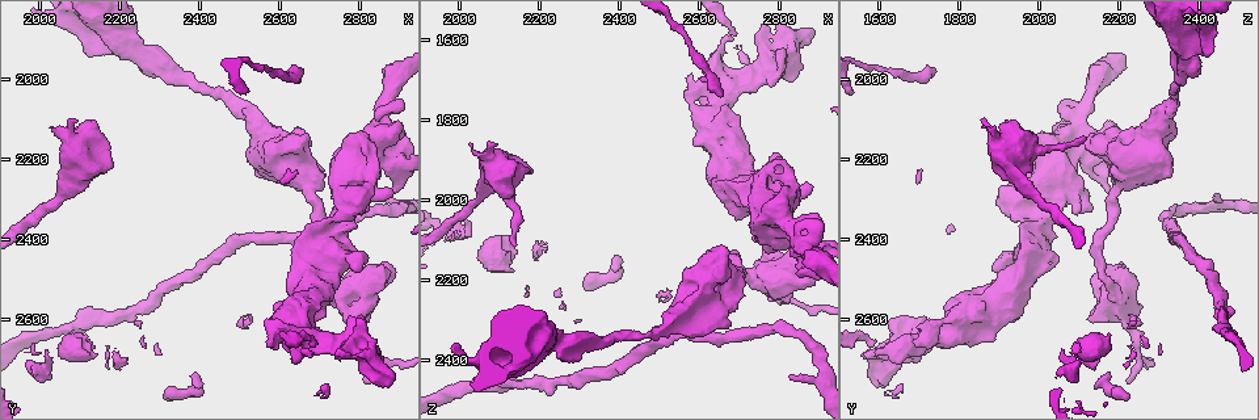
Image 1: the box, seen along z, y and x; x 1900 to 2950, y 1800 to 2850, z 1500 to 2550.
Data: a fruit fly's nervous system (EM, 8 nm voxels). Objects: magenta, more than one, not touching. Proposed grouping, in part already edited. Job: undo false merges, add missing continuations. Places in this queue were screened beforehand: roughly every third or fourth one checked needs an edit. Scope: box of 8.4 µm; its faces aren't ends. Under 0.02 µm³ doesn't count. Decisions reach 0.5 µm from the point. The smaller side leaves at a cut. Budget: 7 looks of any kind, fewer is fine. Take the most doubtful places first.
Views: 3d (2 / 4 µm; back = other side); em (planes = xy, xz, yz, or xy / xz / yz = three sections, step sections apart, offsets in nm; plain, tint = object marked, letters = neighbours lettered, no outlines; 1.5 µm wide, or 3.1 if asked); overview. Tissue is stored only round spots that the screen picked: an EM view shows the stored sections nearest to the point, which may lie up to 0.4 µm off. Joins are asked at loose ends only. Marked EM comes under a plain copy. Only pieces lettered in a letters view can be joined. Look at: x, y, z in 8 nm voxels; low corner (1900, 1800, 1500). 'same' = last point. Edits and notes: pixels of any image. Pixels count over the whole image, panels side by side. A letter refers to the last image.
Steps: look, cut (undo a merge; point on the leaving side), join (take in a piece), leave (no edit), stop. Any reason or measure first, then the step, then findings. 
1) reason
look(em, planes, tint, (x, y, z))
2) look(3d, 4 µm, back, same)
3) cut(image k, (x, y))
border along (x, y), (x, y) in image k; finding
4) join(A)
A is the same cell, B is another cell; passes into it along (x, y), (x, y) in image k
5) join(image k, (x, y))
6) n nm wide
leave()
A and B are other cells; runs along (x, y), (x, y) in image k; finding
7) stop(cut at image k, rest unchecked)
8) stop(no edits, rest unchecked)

free end
look(3d, 2 µm, (2030, 2115, 1870))

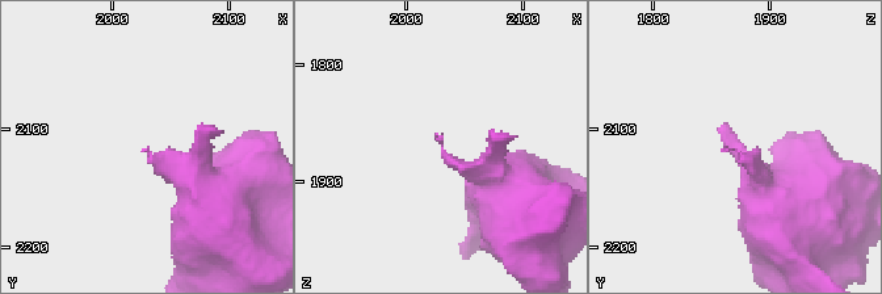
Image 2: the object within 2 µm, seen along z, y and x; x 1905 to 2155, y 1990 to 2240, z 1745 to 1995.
look(em, yz, step 8, tint, (2030, 2114, 1862))

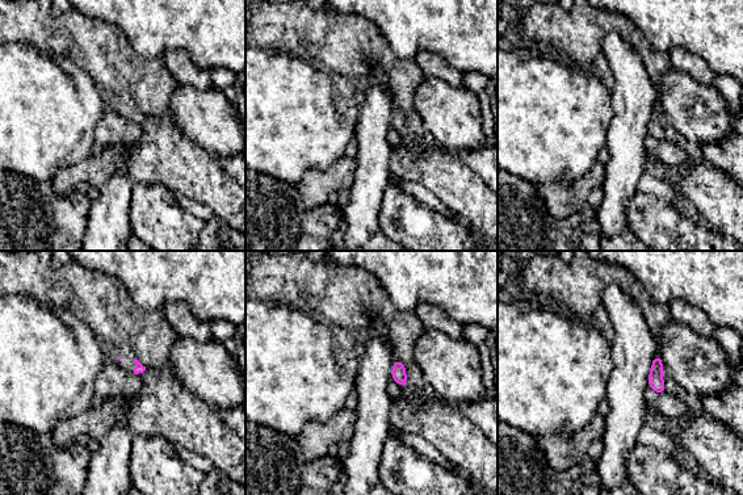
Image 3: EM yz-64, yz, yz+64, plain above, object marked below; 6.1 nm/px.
look(em, planes, letters, same)

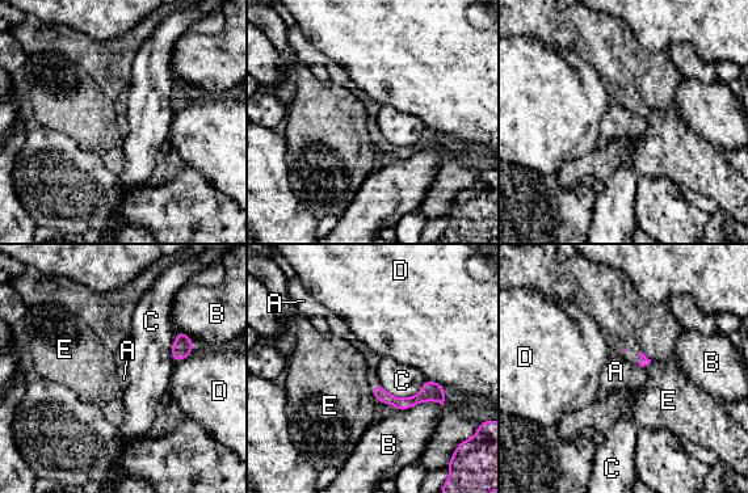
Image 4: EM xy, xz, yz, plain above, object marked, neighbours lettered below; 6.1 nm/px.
leave()
A, B, C, D and E are other cells; runs along (375, 390), (395, 401), (440, 397) in image 4; no lettered piece goes on from it

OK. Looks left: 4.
thin neck
look(3d, 2 µm, (2840, 2700, 2250))

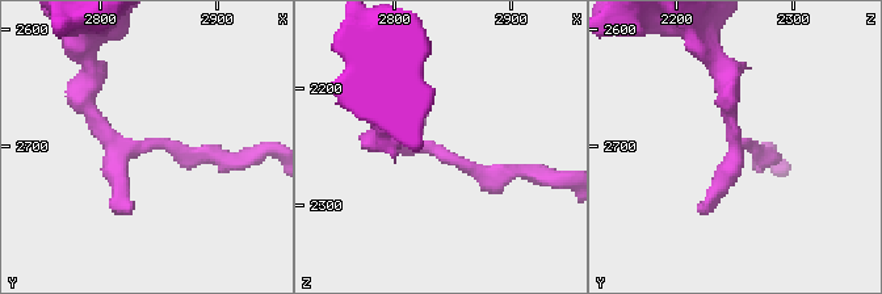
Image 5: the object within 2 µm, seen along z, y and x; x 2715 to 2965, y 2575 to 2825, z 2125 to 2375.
look(em, xz, step 4, tint, (2832, 2698, 2252))

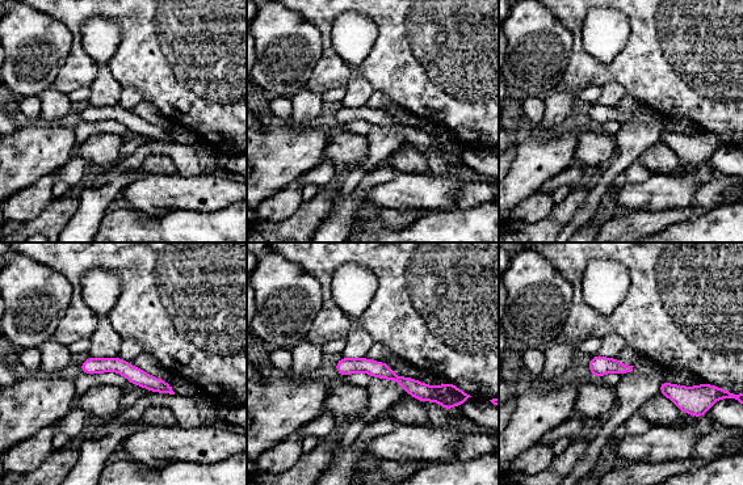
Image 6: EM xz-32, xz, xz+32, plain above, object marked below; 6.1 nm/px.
cut it another way
look(em, xy, step 4, letters, same)

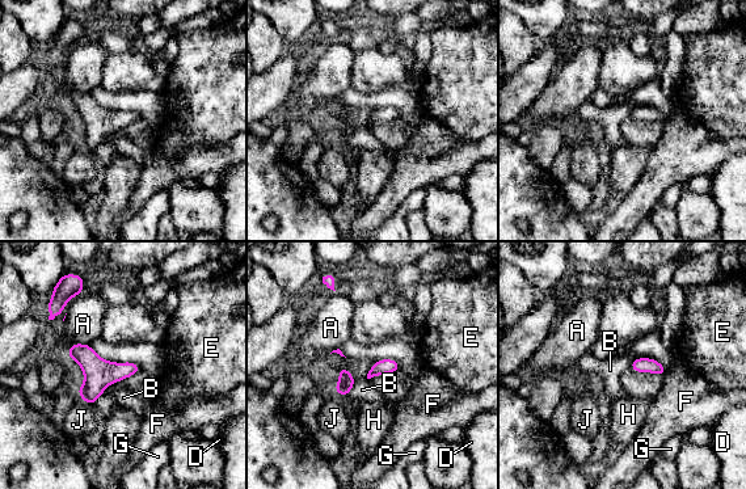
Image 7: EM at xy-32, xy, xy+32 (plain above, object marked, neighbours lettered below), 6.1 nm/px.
B touches over 190 nm
leave()
A, B, D, E, F, G, H and J are other cells; border along (340, 366), (354, 380), (348, 393) in image 7; continuous, no second cell

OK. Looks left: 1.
stop(no edits, rest unchecked)

